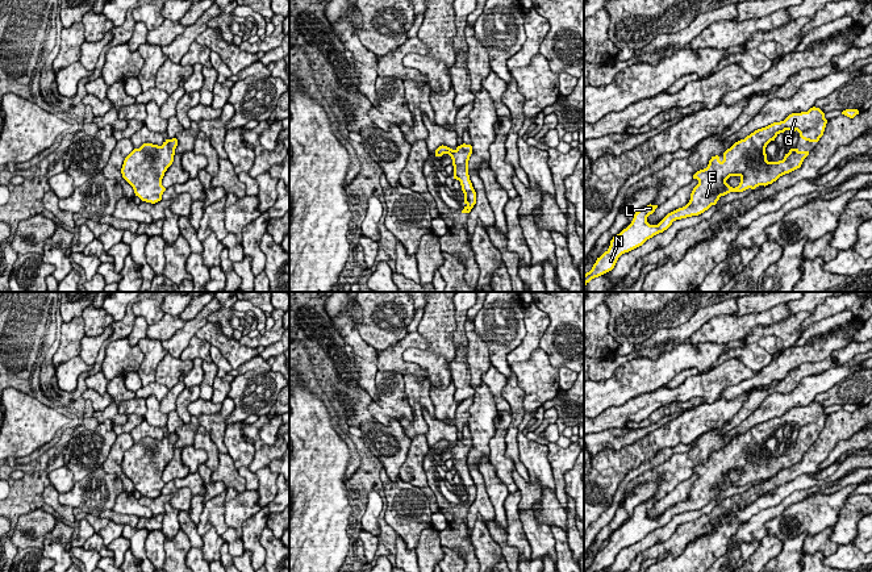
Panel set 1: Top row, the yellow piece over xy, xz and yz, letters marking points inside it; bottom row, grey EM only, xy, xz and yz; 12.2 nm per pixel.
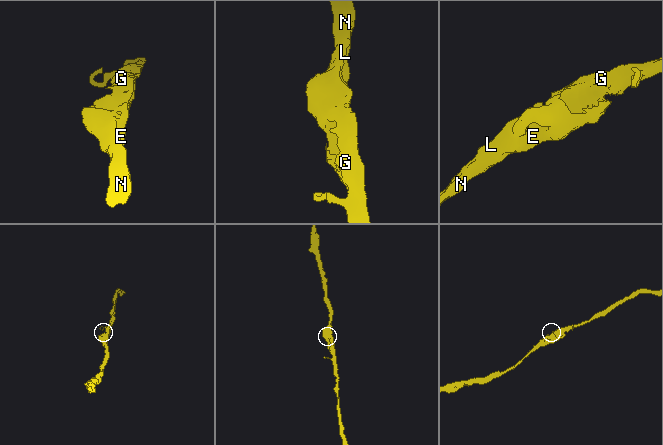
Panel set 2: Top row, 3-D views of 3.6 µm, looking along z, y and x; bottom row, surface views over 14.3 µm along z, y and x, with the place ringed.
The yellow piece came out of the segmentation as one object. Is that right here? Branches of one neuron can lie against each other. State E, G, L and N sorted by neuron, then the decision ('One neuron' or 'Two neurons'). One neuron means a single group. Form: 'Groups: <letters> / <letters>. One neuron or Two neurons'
Groups: E G L N. One neuron

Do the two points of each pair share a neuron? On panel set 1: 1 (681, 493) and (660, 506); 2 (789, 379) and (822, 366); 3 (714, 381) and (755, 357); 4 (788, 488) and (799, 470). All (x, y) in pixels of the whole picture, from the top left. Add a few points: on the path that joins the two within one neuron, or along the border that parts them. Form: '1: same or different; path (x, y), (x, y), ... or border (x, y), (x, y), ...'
1: same; path (676, 496), (666, 502)
2: same; path (797, 375), (804, 370), (814, 368)
3: different; border (712, 367), (738, 358), (758, 372)
4: different; border (812, 474), (801, 474), (764, 495)

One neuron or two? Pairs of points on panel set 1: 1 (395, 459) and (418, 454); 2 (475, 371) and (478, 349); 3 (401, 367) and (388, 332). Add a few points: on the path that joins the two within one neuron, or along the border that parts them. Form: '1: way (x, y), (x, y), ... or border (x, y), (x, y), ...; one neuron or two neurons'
1: border (412, 439), (397, 476); two neurons
2: way (478, 366), (478, 354); one neuron
3: border (408, 332), (396, 343), (378, 353); two neurons

